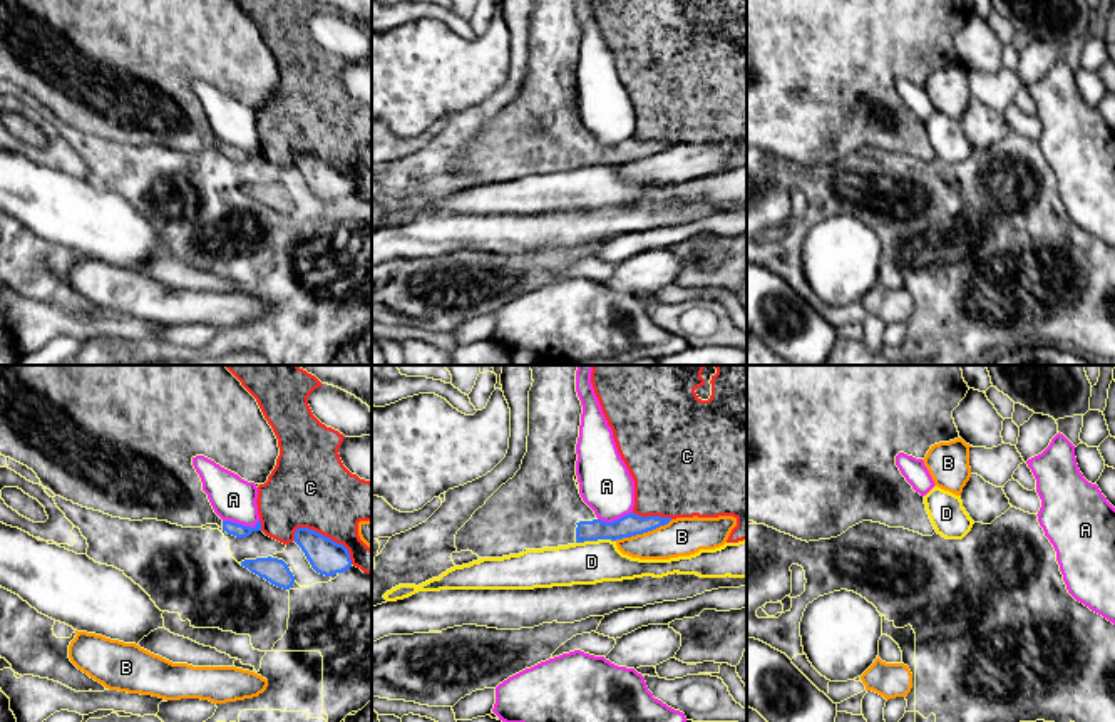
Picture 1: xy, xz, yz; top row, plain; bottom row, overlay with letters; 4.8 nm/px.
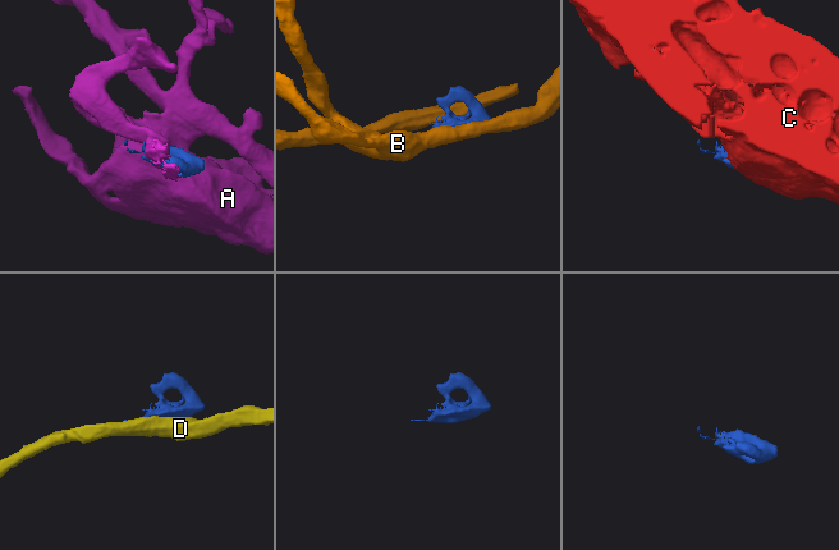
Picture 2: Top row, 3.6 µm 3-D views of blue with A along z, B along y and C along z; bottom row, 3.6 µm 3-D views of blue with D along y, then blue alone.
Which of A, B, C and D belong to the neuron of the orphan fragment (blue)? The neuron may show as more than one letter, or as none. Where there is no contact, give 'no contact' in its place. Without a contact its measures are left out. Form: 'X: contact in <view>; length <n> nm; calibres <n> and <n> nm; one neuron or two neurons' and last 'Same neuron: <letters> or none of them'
A: contact in xy; length 180 nm; calibres 70 and 200 nm; two neurons
B: contact in xz; length 300 nm; calibres 110 and 190 nm; two neurons
C: contact in xy; length 320 nm; calibres 160 and 380 nm; two neurons
D: contact in xz; length 190 nm; calibres 110 and 200 nm; two neurons
Same neuron: none of them

